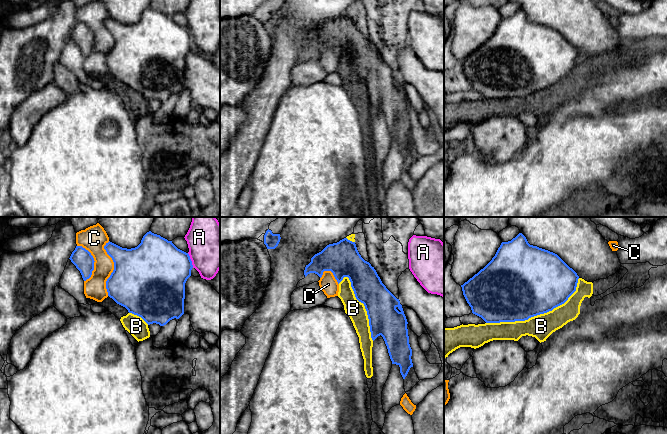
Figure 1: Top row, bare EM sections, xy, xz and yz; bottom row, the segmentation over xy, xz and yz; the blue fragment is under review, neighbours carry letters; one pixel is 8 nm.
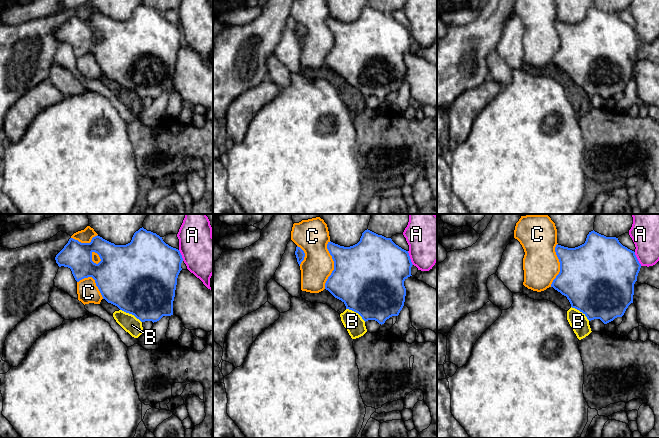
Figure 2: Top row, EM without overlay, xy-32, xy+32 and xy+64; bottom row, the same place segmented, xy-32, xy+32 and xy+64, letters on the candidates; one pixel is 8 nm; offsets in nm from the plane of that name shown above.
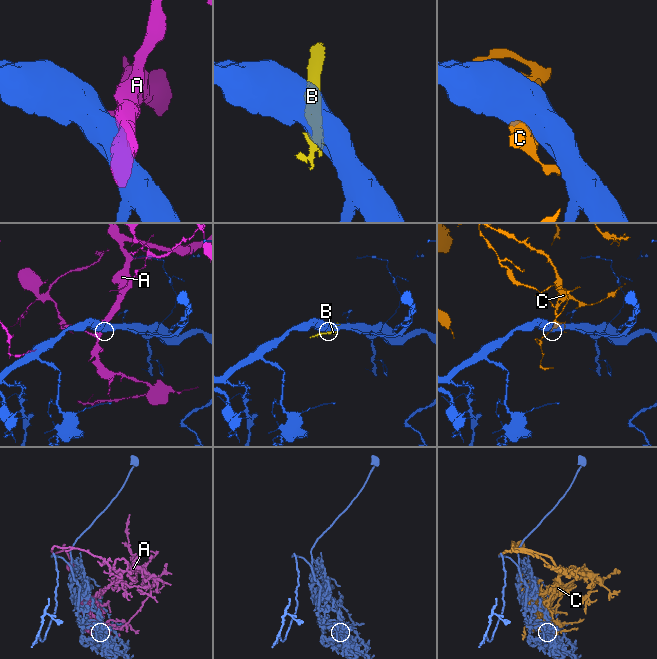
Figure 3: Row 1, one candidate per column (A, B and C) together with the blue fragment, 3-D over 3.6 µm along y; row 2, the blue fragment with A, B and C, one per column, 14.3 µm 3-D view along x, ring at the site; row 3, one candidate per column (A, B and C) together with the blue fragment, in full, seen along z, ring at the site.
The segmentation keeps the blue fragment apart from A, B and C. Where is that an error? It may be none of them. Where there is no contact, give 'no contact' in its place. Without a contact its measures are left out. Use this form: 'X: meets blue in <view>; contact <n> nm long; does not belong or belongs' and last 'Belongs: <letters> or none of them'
A: meets blue in xy; contact 130 nm long; does not belong
B: meets blue in yz; contact 850 nm long; does not belong
C: meets blue in xy; contact 440 nm long; does not belong
Belongs: none of them

